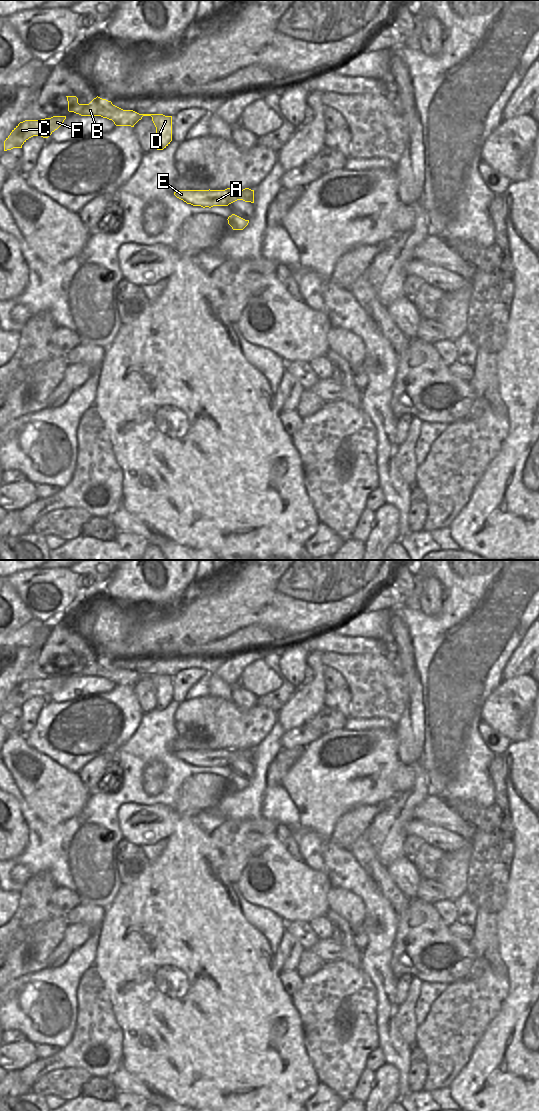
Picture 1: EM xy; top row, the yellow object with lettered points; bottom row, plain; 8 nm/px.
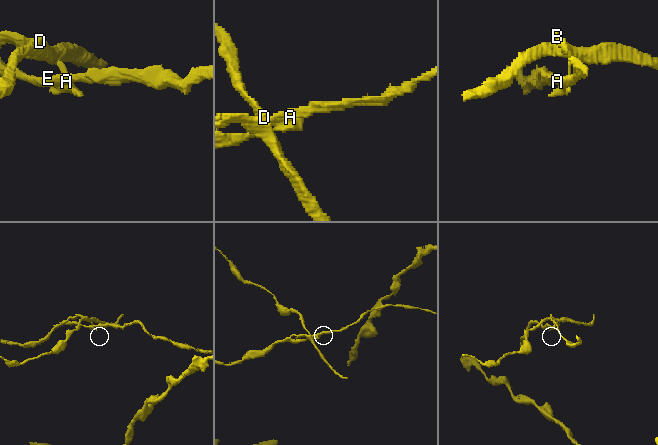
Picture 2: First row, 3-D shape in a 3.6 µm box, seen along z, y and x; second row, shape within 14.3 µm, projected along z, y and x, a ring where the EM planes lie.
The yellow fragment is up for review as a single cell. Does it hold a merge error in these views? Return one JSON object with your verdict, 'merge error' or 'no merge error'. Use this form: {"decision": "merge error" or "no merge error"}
{"decision": "merge error"}

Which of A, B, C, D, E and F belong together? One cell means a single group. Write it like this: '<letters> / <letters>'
A B C E F / D

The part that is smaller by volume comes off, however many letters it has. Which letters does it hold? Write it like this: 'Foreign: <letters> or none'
Foreign: D.

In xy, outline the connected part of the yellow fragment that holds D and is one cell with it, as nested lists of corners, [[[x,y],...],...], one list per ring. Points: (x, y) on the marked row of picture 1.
[[[128,110],[128,115],[125,120],[113,120],[116,126],[131,126],[142,119],[143,116],[151,116],[156,127],[156,149],[163,150],[172,141],[172,116],[163,114],[139,114],[133,110]]]

